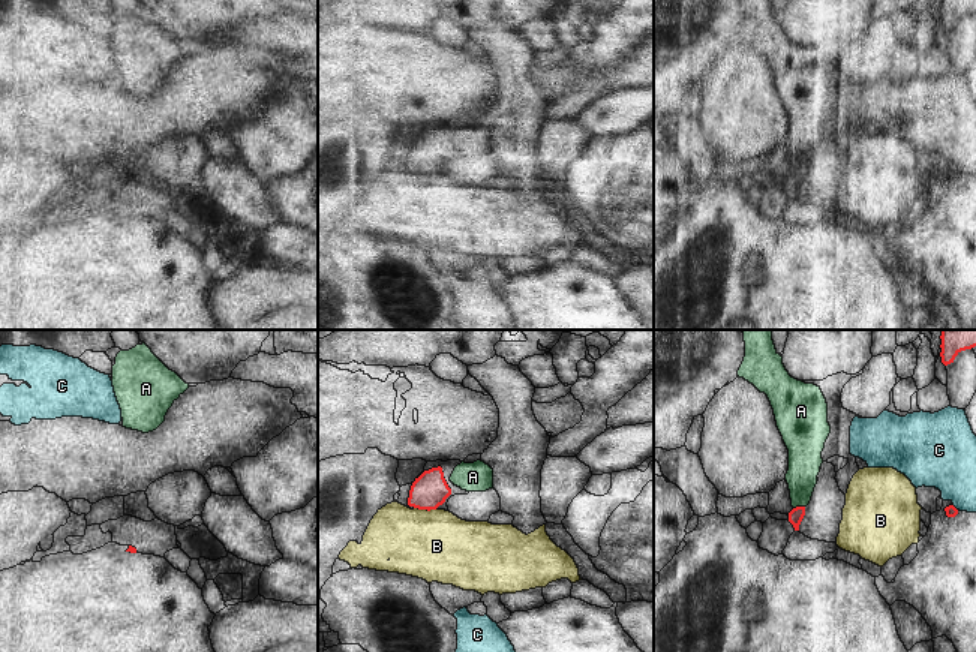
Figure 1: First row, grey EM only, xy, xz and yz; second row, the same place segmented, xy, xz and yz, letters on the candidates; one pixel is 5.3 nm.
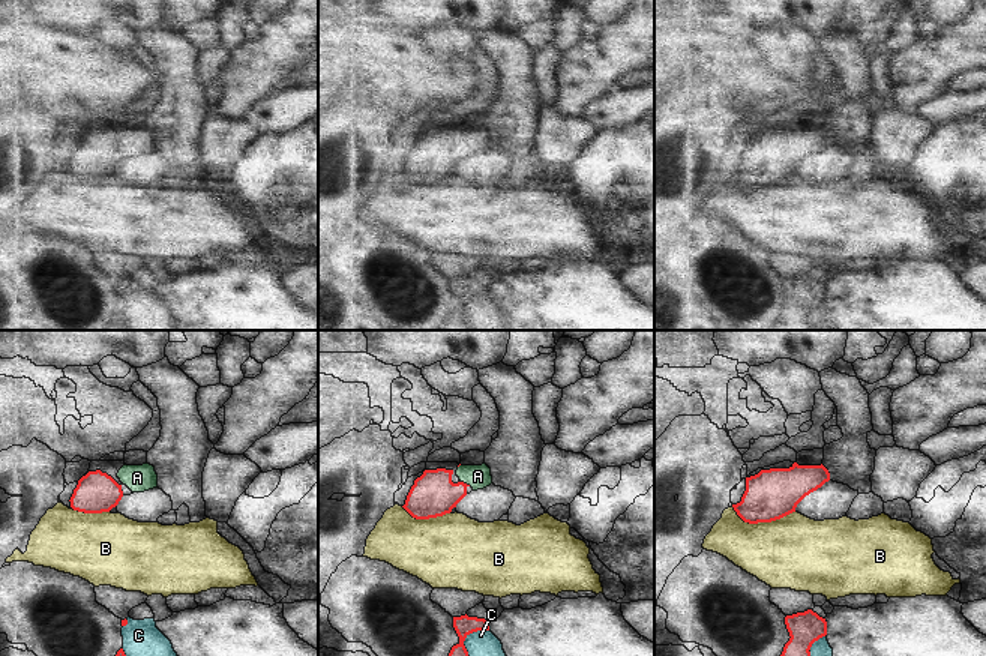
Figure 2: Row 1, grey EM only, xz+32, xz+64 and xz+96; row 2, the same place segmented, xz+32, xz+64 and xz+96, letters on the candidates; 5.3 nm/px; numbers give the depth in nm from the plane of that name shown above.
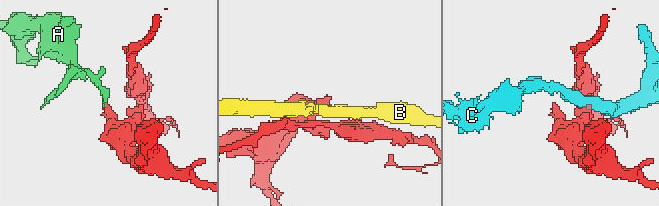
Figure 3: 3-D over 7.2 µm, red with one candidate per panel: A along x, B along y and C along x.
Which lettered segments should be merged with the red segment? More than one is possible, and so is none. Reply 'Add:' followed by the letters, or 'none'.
Add: A

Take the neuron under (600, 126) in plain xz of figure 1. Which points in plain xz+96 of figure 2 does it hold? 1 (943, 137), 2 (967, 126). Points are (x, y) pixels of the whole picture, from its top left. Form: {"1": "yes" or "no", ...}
{"1": "no", "2": "no"}

